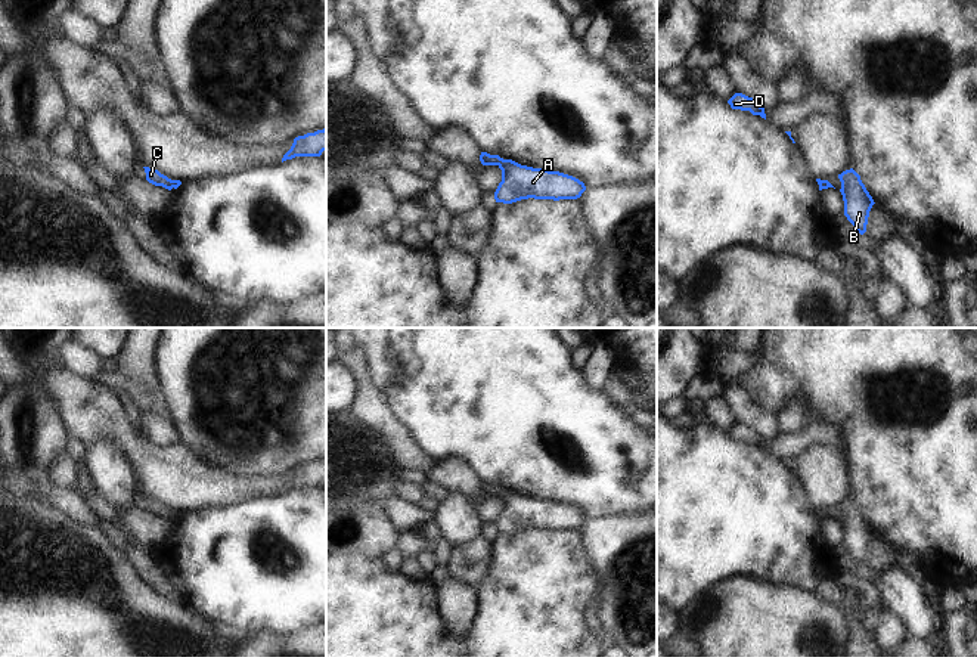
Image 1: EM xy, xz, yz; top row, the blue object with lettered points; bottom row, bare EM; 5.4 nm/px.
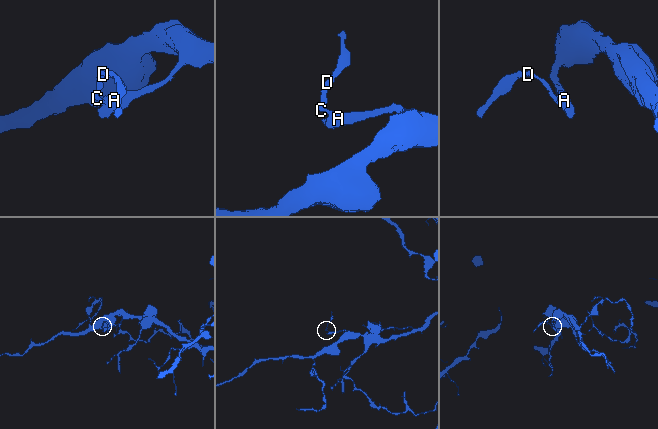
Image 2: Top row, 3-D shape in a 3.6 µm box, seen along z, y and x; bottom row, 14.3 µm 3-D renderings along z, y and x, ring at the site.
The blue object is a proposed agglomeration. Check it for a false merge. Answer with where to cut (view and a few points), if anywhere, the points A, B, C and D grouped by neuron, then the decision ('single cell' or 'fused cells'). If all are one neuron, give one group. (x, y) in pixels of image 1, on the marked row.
no cut; A B C D; single cell

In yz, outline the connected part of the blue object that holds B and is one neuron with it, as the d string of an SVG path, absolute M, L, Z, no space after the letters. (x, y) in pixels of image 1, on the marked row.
M846 170L838 174L841 182L841 195L844 201L844 216L863 235L866 232L868 217L875 204L860 176L853 170Z

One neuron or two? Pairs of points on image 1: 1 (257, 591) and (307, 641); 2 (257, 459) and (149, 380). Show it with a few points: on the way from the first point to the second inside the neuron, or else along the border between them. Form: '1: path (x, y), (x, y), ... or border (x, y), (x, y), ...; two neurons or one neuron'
1: border (310, 628), (288, 634), (263, 634); two neurons
2: border (155, 352), (155, 378), (161, 396); two neurons

